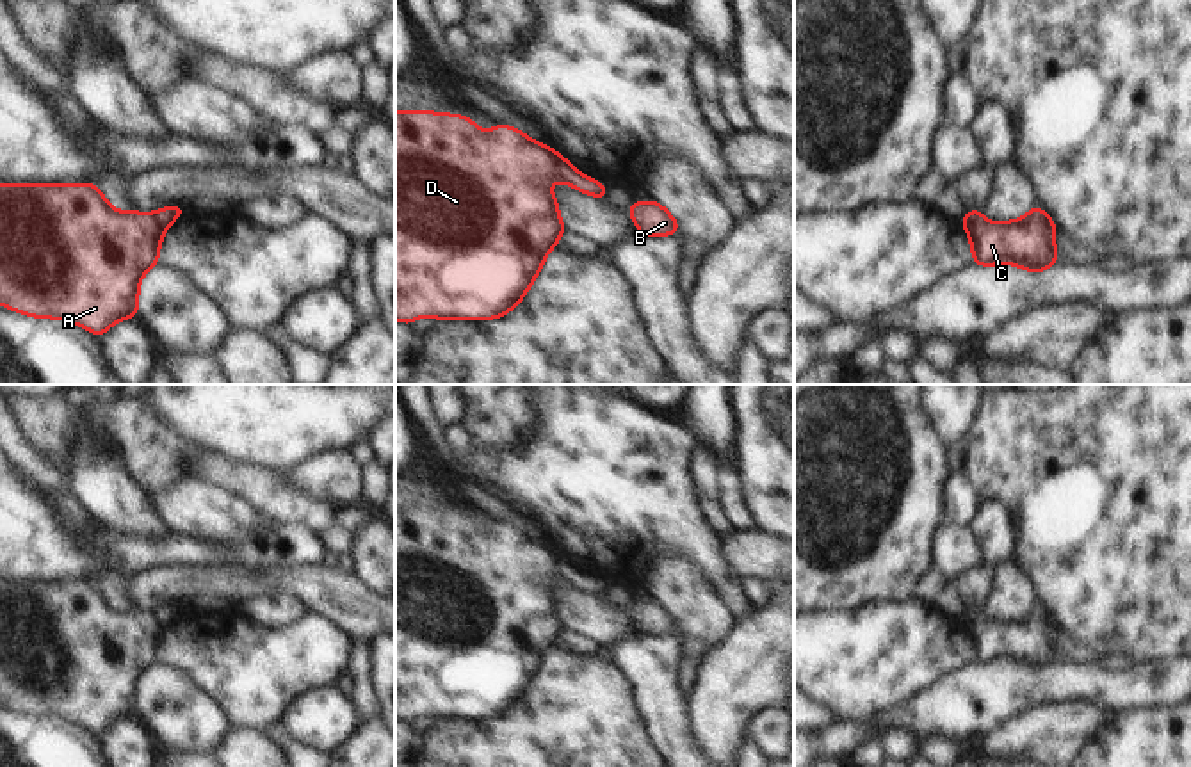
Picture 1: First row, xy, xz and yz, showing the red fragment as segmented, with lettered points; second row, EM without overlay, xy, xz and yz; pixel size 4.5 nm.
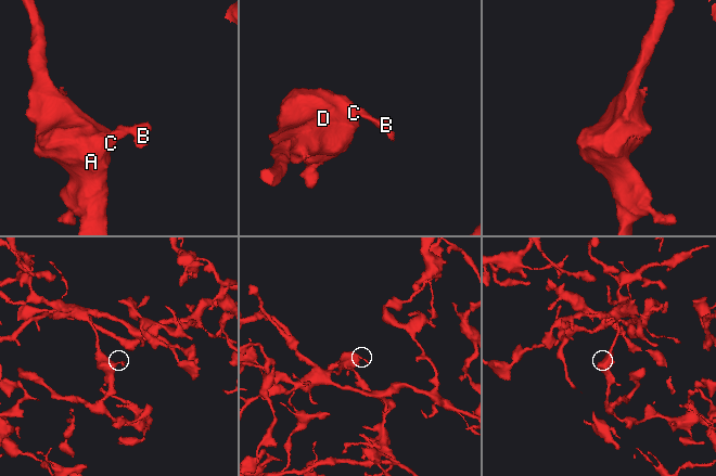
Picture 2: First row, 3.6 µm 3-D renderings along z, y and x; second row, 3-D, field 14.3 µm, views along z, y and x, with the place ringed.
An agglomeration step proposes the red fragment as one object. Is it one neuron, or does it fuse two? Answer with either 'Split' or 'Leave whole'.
Split.

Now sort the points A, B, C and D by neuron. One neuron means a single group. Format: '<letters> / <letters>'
A C D / B

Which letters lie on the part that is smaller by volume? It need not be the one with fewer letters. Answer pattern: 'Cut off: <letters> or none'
Cut off: B

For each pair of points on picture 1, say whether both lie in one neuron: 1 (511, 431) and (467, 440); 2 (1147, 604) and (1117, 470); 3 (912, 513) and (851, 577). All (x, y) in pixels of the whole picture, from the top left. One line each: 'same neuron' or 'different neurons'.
1: different neurons
2: same neuron
3: same neuron

